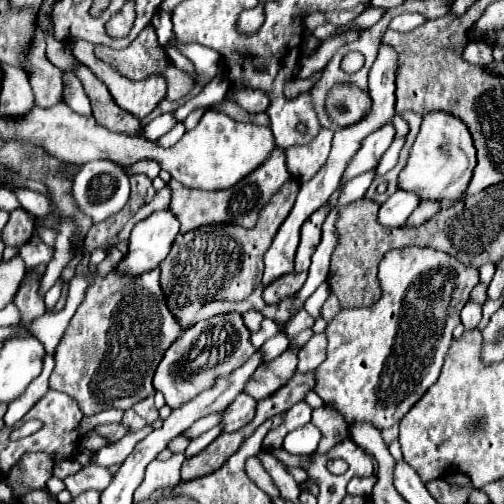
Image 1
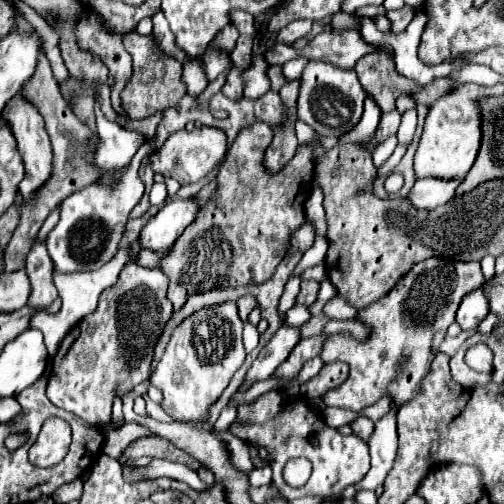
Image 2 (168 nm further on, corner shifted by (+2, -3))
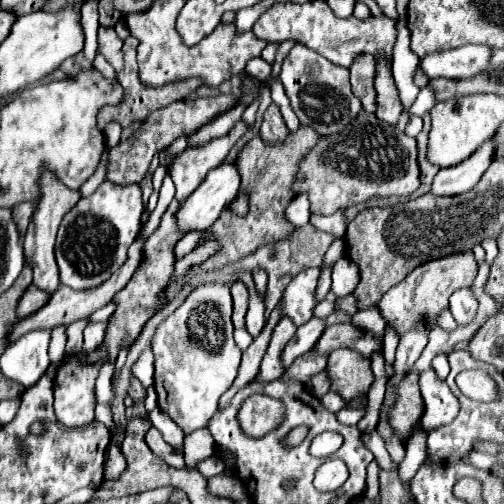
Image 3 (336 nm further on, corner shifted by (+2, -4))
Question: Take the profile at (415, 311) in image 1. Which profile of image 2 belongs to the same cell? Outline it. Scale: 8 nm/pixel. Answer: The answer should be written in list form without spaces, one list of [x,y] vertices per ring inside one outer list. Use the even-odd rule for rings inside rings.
[[[432,257],[428,261],[416,263],[404,275],[404,279],[400,279],[396,283],[396,287],[388,295],[380,297],[378,301],[374,301],[368,307],[358,311],[356,319],[360,319],[362,323],[372,327],[372,335],[370,335],[368,341],[358,343],[348,333],[336,333],[324,343],[324,349],[322,349],[322,355],[320,355],[322,361],[346,361],[350,365],[348,381],[344,381],[338,389],[328,391],[324,395],[324,403],[330,405],[330,407],[362,411],[364,407],[376,403],[384,393],[390,393],[392,399],[396,403],[400,403],[400,405],[404,405],[408,399],[412,399],[420,391],[420,383],[428,375],[430,363],[436,357],[436,351],[434,351],[434,335],[436,335],[436,331],[446,331],[450,327],[462,297],[466,293],[478,289],[482,283],[484,283],[484,275],[480,271],[480,263],[476,263],[476,261],[466,263],[466,261],[452,261],[452,259]]]

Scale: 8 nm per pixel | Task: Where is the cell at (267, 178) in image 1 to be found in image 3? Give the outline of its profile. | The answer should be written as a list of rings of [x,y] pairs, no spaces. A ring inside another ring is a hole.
[[[270,104],[270,108],[264,112],[260,138],[266,144],[274,146],[274,144],[282,144],[288,134],[290,134],[290,130],[286,128],[286,122],[284,122],[284,118],[280,114],[280,108],[276,104]]]

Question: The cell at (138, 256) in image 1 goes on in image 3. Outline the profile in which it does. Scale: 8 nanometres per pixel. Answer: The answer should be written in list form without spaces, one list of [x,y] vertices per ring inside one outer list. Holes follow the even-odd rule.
[[[222,164],[208,172],[204,182],[180,204],[176,212],[178,230],[188,234],[210,228],[224,206],[228,206],[240,186],[240,176],[234,164]]]

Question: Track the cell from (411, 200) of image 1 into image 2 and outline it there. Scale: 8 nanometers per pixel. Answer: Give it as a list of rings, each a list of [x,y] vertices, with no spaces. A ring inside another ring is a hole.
[[[424,177],[418,179],[412,187],[408,199],[418,209],[436,209],[442,203],[450,201],[456,195],[456,187],[462,183],[462,179],[436,179],[436,177]]]

